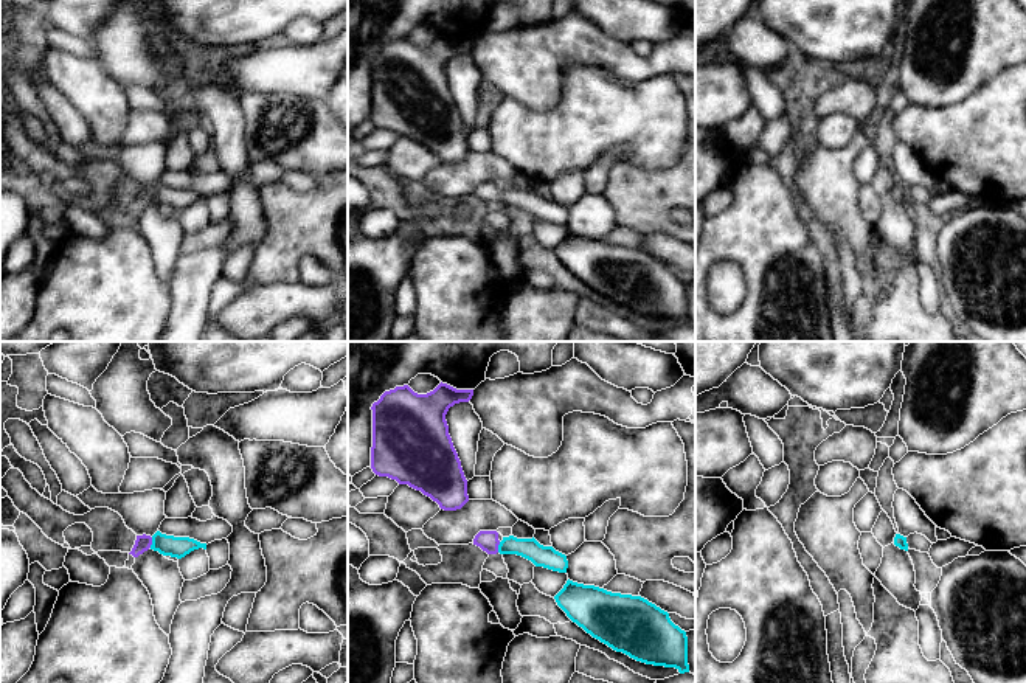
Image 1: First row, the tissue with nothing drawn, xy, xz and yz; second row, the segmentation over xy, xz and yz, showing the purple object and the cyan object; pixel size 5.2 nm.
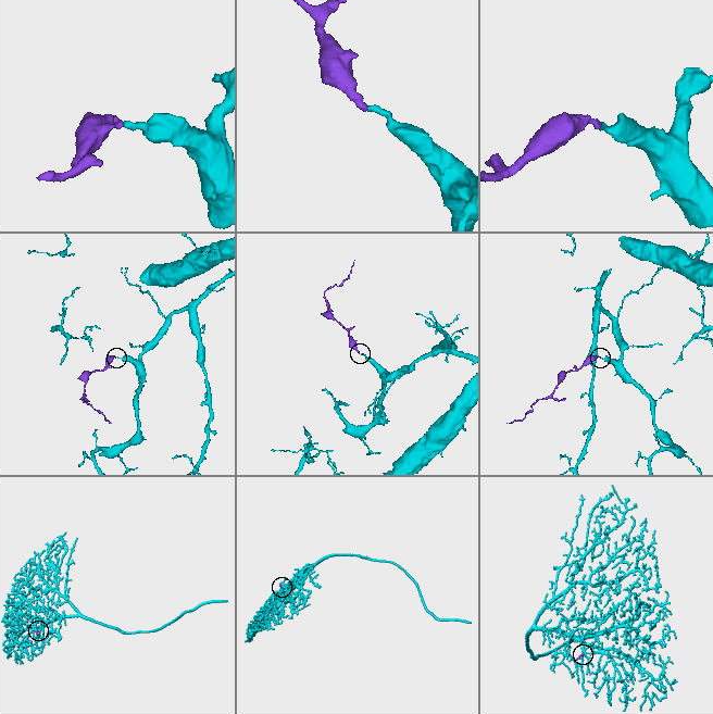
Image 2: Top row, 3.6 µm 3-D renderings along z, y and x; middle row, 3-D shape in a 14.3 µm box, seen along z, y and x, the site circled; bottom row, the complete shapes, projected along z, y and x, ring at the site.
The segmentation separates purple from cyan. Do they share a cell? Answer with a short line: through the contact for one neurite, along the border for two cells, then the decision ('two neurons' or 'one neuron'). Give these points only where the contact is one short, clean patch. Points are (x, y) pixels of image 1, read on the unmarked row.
xy (143, 194), (151, 194), (168, 197) | one neuron

